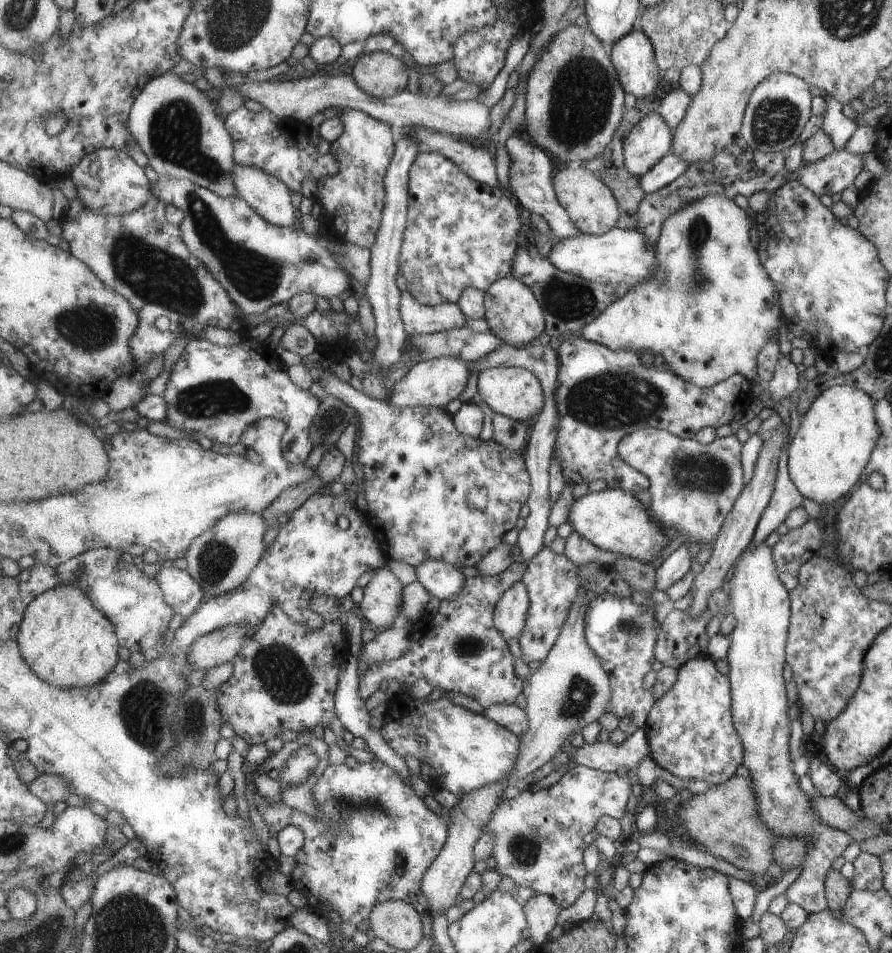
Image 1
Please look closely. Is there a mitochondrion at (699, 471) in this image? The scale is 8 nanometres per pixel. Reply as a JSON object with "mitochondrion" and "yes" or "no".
{"mitochondrion":"yes"}

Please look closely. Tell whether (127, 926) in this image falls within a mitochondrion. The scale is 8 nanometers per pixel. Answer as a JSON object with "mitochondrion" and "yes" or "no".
{"mitochondrion":"yes"}

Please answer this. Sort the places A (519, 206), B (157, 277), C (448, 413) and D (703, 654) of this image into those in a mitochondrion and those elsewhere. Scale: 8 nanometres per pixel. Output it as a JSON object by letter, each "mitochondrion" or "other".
{"A":"other","B":"mitochondrion","C":"other","D":"other"}

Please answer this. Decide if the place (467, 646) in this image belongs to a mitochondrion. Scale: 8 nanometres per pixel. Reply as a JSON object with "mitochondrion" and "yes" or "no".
{"mitochondrion":"yes"}

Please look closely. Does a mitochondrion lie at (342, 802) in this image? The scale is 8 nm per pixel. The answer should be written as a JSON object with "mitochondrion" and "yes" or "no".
{"mitochondrion":"yes"}

